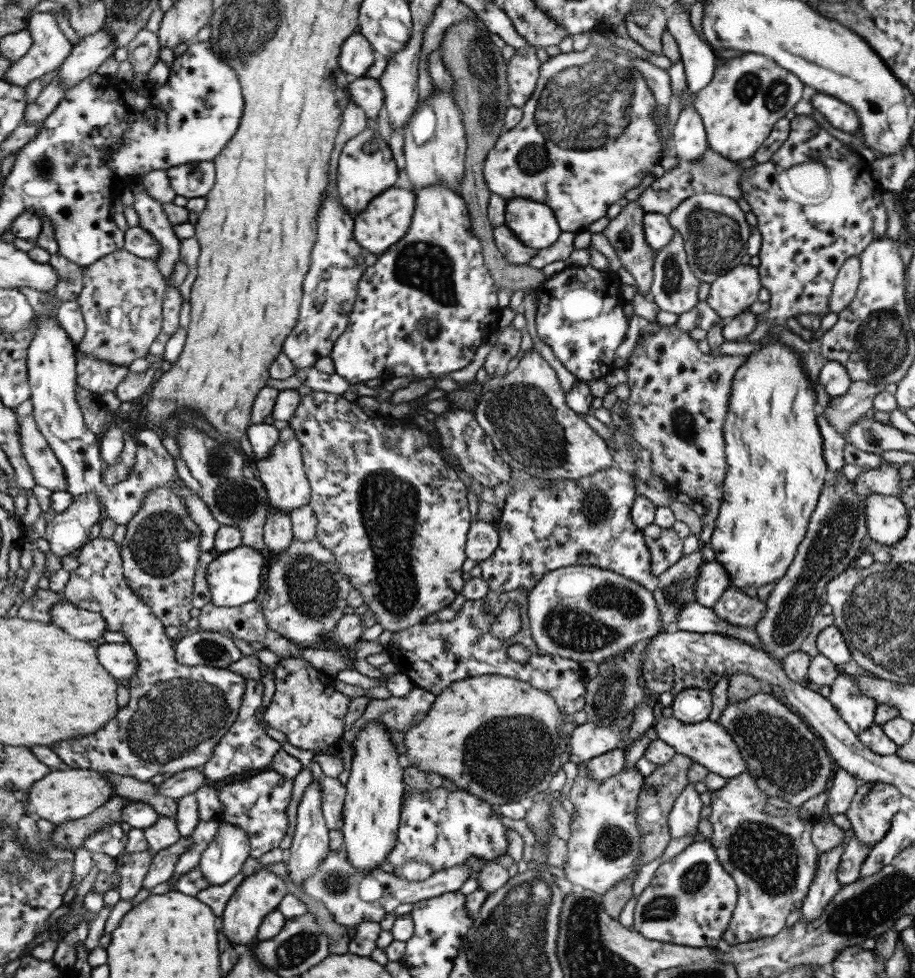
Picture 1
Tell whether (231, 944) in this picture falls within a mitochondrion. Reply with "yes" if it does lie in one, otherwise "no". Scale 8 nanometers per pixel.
no

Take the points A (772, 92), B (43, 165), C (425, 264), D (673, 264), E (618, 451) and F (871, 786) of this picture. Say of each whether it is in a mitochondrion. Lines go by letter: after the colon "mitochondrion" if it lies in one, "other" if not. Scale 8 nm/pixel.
A: mitochondrion
B: mitochondrion
C: mitochondrion
D: mitochondrion
E: other
F: other

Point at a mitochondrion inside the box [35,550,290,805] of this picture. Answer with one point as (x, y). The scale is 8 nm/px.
(175, 718)

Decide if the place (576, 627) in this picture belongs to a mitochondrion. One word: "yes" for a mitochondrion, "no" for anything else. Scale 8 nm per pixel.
yes

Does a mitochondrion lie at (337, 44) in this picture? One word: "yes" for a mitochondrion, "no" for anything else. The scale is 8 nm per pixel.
no

